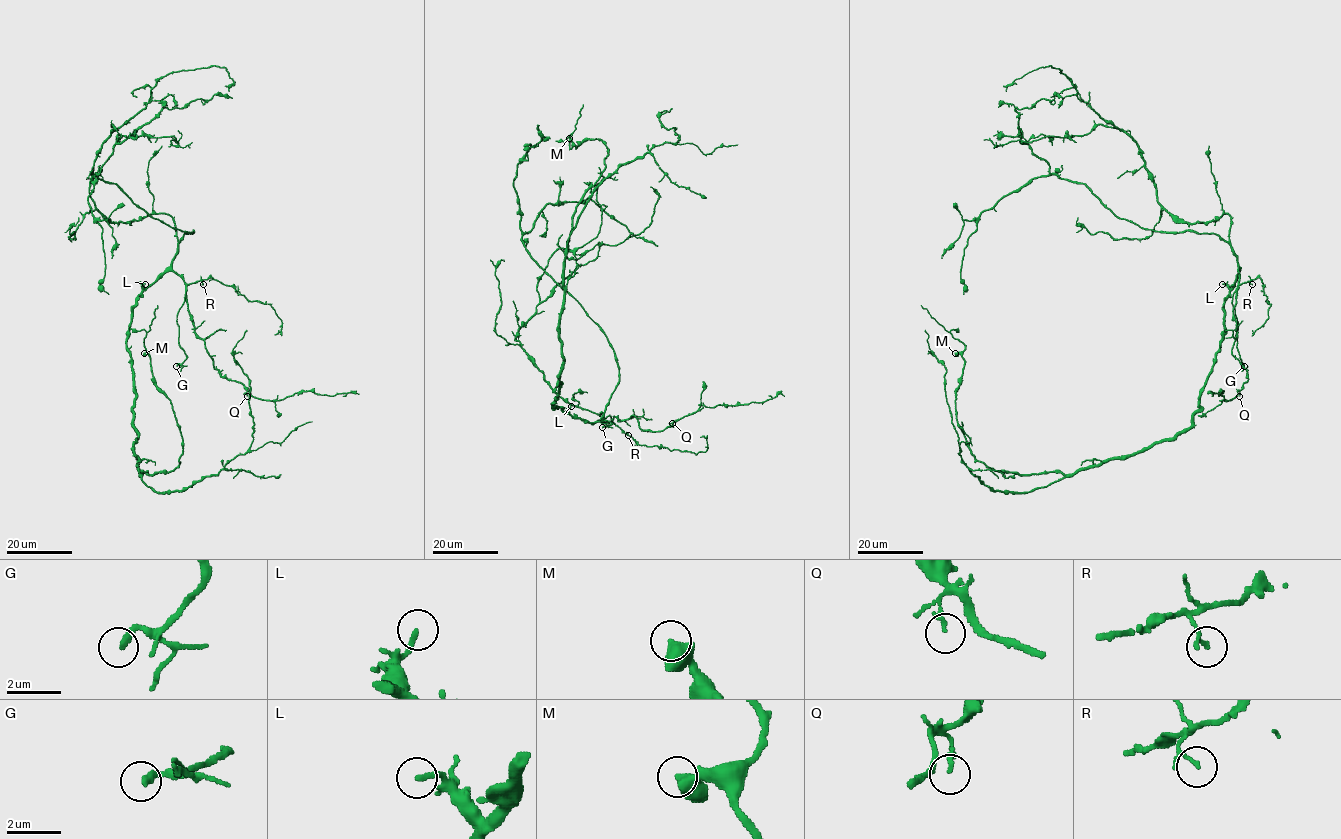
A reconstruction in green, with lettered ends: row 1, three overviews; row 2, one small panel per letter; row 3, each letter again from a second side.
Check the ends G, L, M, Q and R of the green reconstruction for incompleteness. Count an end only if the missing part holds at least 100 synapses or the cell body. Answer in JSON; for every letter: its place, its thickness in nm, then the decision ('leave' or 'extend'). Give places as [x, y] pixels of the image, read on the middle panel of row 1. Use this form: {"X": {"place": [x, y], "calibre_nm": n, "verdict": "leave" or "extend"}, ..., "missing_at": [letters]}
{"G": {"place": [602, 427], "calibre_nm": 280, "verdict": "extend"}, "L": {"place": [571, 406], "calibre_nm": 200, "verdict": "leave"}, "M": {"place": [569, 138], "calibre_nm": 650, "verdict": "leave"}, "Q": {"place": [672, 423], "calibre_nm": 140, "verdict": "leave"}, "R": {"place": [628, 435], "calibre_nm": 80, "verdict": "leave"}, "missing_at": ["G"]}

